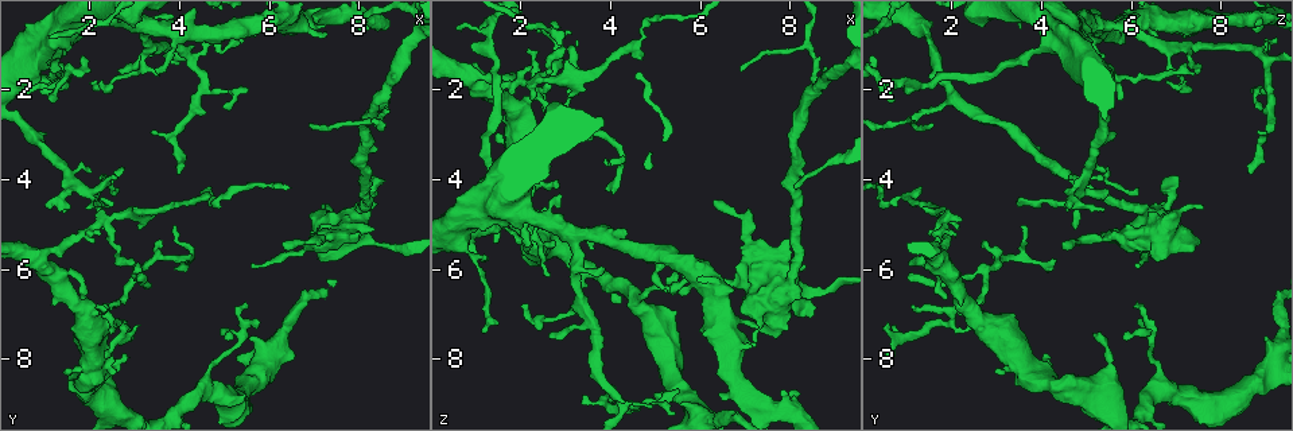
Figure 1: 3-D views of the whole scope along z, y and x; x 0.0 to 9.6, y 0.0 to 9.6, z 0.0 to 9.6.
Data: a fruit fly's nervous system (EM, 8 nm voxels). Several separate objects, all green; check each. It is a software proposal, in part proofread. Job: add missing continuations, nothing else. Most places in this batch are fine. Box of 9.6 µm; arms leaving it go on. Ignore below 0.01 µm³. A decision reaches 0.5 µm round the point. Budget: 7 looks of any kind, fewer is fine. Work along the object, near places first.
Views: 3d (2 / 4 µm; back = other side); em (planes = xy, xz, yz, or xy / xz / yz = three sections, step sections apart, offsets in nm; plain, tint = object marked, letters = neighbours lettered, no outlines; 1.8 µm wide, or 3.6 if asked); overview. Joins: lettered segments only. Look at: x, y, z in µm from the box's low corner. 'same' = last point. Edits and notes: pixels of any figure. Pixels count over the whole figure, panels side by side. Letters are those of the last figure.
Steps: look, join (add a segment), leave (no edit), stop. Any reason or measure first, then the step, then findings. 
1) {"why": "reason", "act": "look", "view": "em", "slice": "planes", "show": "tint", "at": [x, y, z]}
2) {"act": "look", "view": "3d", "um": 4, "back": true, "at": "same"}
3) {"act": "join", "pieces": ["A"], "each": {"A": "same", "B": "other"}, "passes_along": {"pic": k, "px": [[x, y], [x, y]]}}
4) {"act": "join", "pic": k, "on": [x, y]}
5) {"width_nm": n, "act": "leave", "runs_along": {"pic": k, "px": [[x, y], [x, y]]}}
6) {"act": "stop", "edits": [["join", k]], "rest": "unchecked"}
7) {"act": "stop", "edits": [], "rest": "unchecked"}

{"why": "free end", "act": "look", "view": "em", "um": 3.6, "slice": "yz", "step": 4, "show": "tint", "at": [8.30, 5.10, 5.90]}

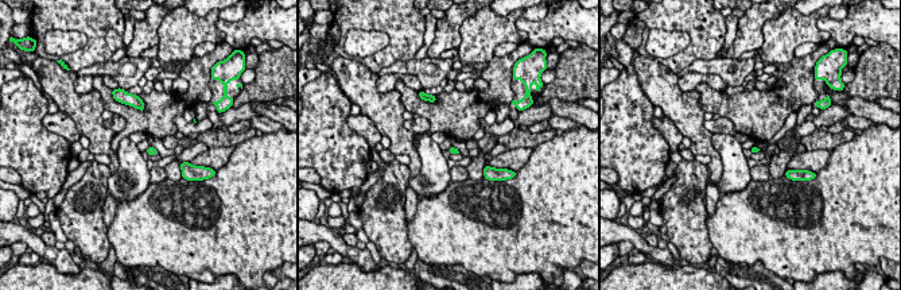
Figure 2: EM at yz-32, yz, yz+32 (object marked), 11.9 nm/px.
{"why": "cut it another way", "act": "look", "view": "em", "um": 3.6, "slice": "planes", "show": "letters", "at": "same"}

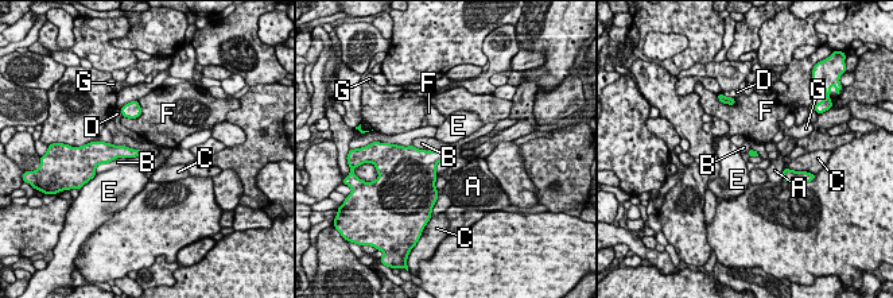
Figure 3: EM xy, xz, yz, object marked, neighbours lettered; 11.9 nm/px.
{"act": "leave", "each": {"A": "other", "B": "other", "C": "other", "D": "other", "E": "other", "F": "other", "G": "other"}, "border": {"pic": 3, "px": [[412, 143], [419, 148], [447, 151]]}, "found": "no lettered segment goes on from it"}

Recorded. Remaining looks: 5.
{"why": "free end", "act": "look", "view": "3d", "um": 4, "at": [6.30, 5.40, 4.50]}

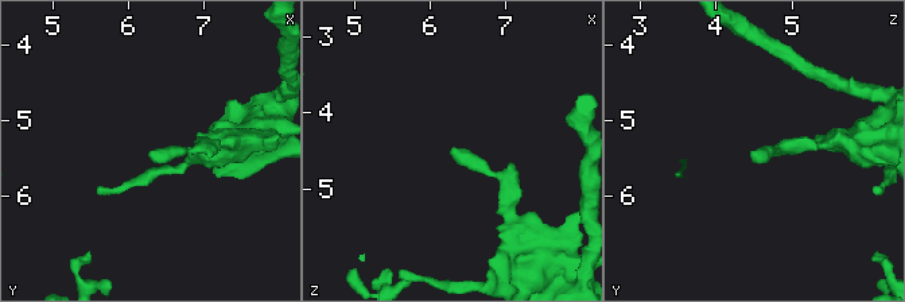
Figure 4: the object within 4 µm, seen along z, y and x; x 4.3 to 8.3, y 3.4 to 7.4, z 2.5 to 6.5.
{"act": "look", "view": "em", "slice": "planes", "show": "tint", "at": [6.35, 5.35, 4.50]}

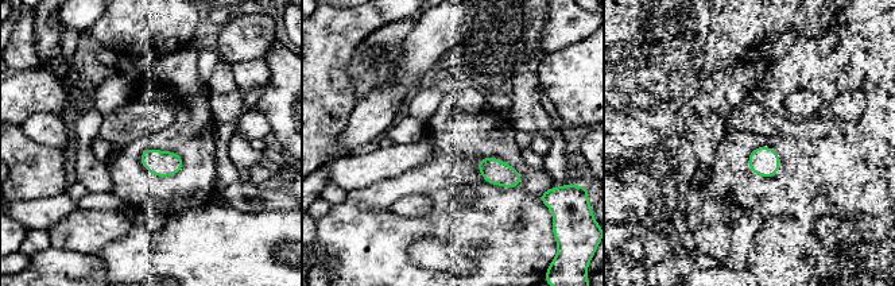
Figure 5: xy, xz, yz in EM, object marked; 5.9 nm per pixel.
{"why": "what lies round it", "act": "look", "view": "em", "slice": "planes", "show": "letters", "at": "same"}

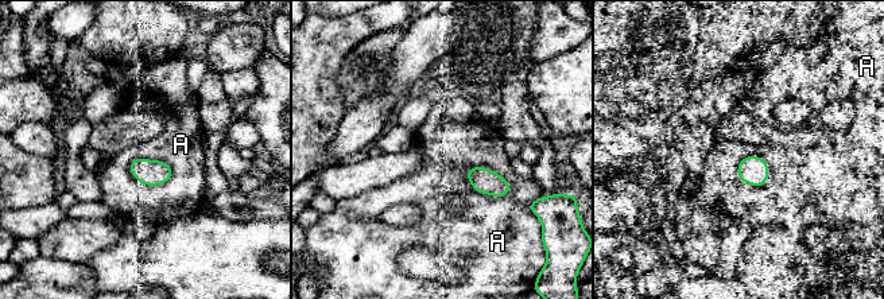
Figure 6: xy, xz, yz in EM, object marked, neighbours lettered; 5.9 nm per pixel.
{"act": "leave", "each": {"A": "other"}, "border": {"pic": 6, "px": [[465, 171], [485, 166], [512, 190]]}, "found": "no lettered segment goes on from it"}

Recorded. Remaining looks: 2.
{"why": "abrupt turn", "act": "look", "view": "em", "slice": "xz", "step": 16, "show": "tint", "at": [2.35, 4.90, 1.75]}

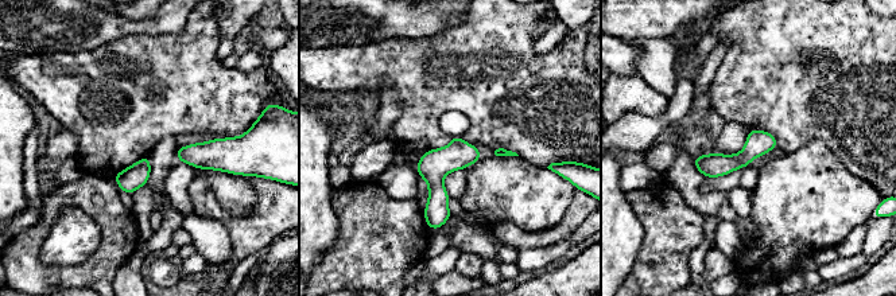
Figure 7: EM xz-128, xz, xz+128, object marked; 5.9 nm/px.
{"why": "another direction", "act": "look", "view": "em", "slice": "xy", "step": 8, "show": "letters", "at": "same"}

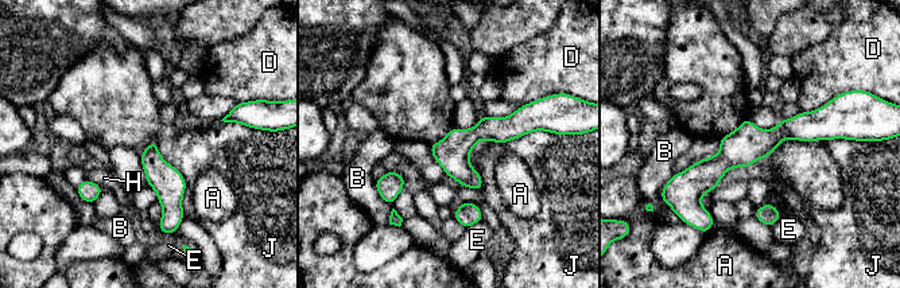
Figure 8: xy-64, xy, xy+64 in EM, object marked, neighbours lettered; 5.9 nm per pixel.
{"longest_contact_nm": ["J", 500], "act": "leave", "each": {"A": "other", "B": "other", "D": "other", "E": "other", "H": "other", "J": "other"}, "border": {"pic": 8, "px": [[152, 139], [185, 179], [185, 217]]}, "found": "no lettered segment goes on from it"}

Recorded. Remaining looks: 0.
{"act": "stop", "edits": [], "rest": "unchecked"}

